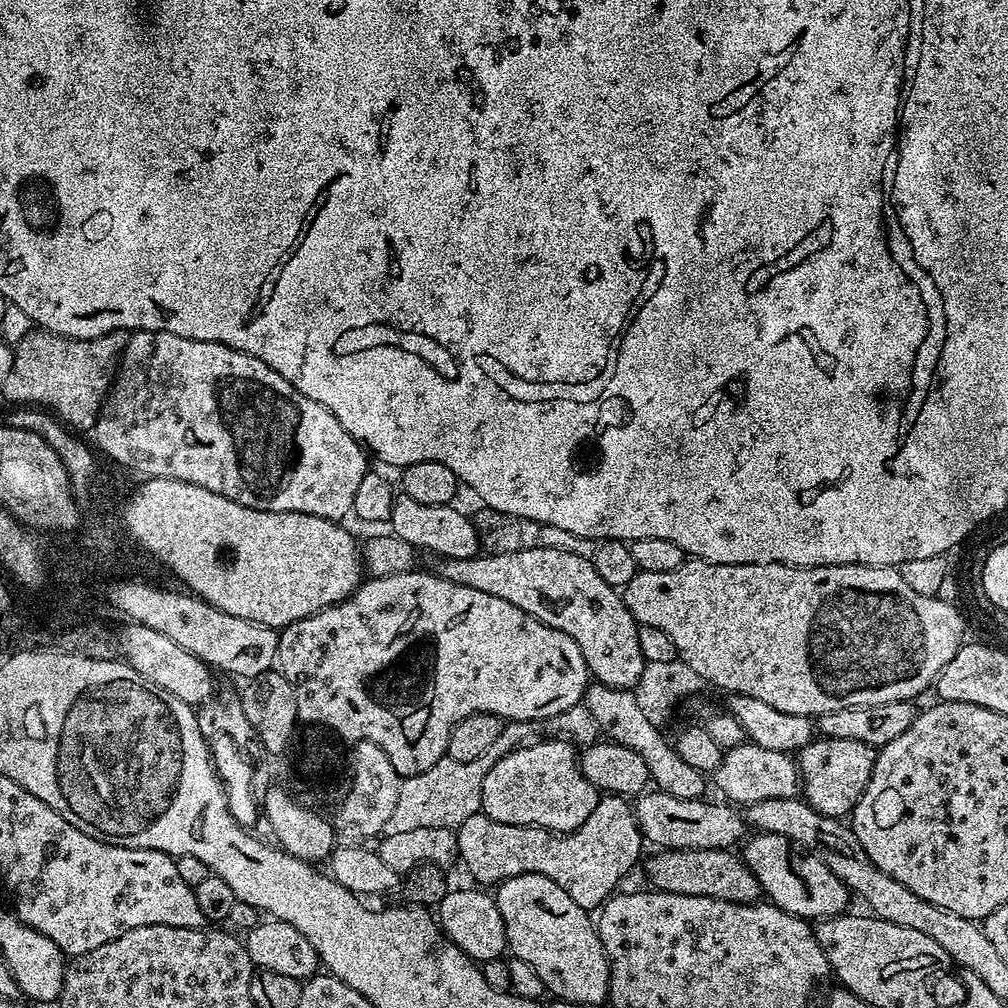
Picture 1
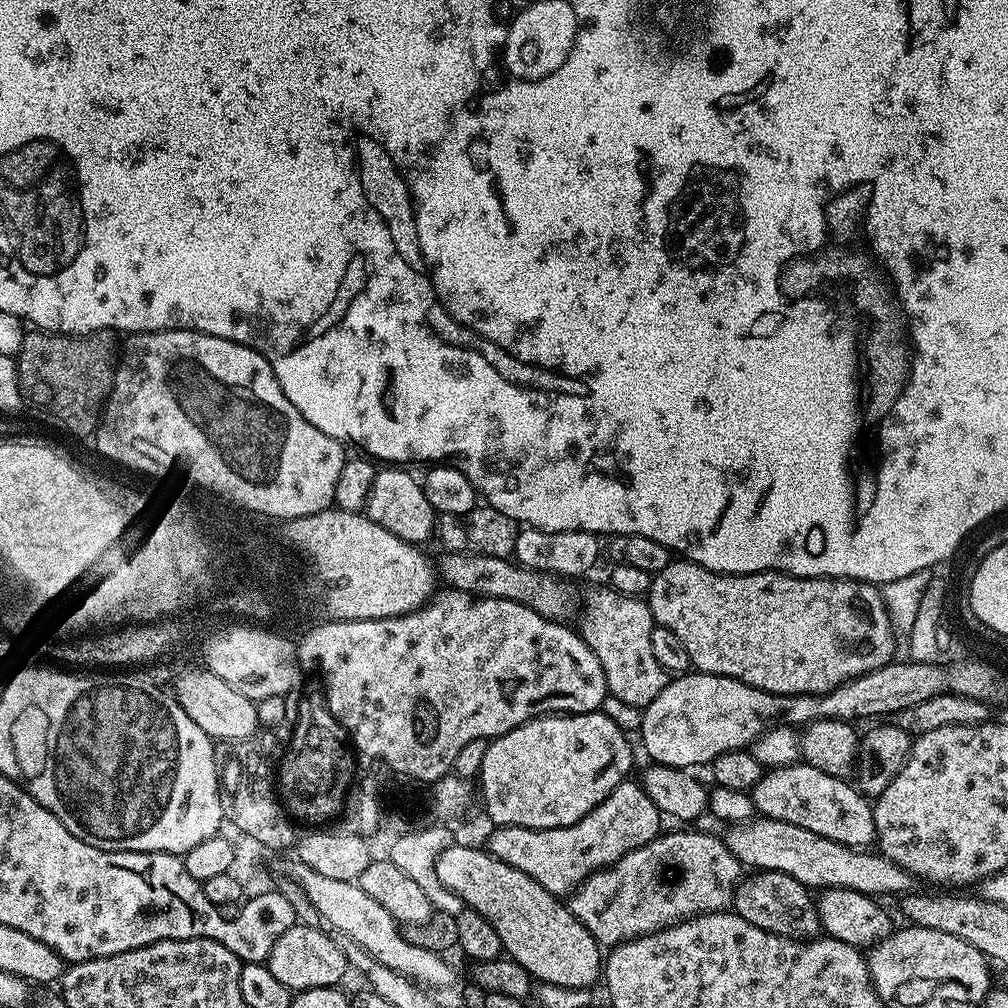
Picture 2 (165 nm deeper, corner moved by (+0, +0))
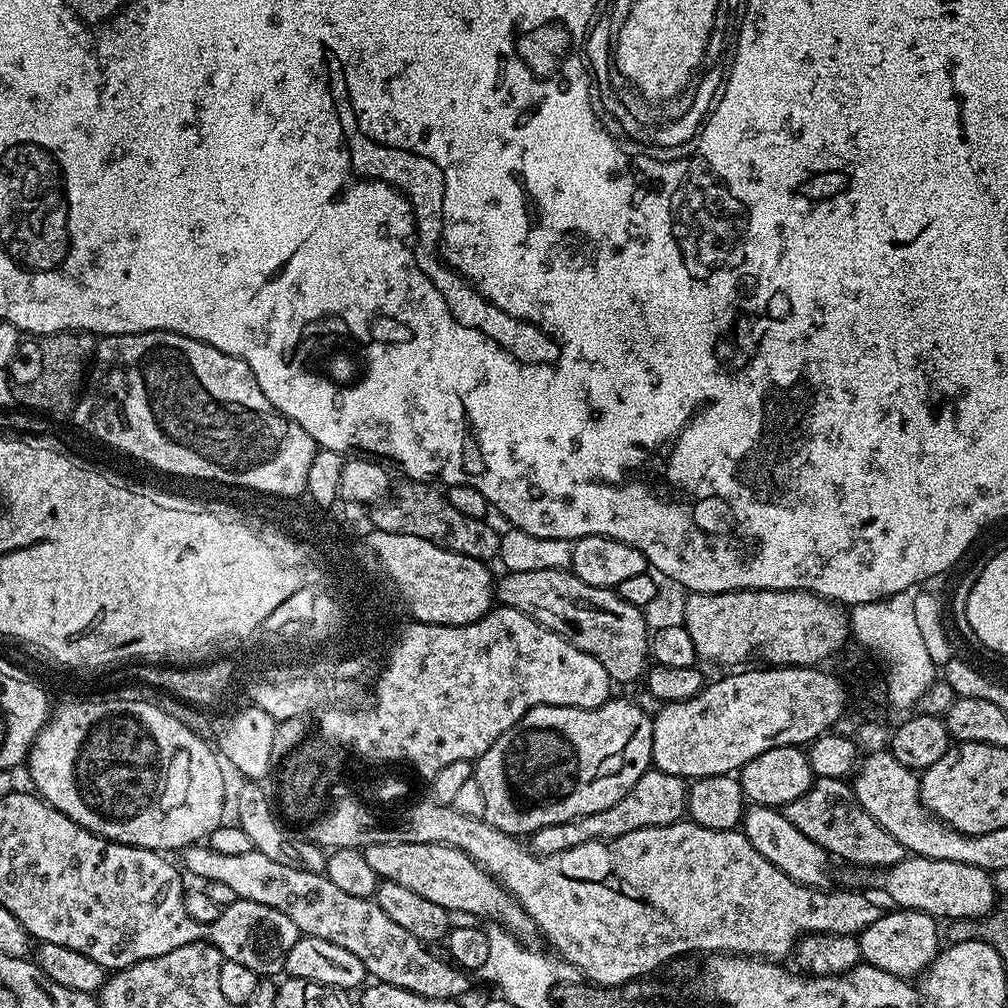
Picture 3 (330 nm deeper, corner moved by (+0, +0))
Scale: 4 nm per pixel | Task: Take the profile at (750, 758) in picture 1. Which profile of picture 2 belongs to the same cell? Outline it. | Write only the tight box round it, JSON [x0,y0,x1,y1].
[750,762,876,850]

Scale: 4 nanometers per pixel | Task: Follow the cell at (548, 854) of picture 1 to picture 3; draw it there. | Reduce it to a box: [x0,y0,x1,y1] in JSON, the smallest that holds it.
[530,766,688,856]

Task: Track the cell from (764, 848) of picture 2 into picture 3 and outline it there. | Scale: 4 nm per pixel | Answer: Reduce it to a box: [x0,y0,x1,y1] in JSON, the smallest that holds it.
[883,855,998,921]

